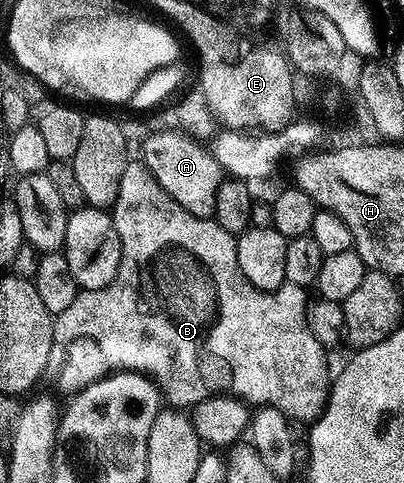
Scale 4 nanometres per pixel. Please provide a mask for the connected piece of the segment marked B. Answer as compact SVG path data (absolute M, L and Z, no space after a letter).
M141 161L127 162L124 177L120 177L120 193L114 202L112 214L116 233L120 233L122 242L122 257L117 277L104 289L79 290L76 301L72 301L72 305L68 305L68 309L64 309L64 313L56 316L54 321L58 379L70 390L70 393L81 391L88 384L95 383L97 379L103 379L105 375L127 369L152 376L161 384L160 389L164 394L165 402L178 409L193 408L194 404L210 399L213 395L236 395L245 399L250 405L275 406L276 409L282 410L290 421L303 419L306 425L313 424L314 420L322 414L322 410L326 407L326 399L330 396L332 371L326 368L327 348L323 347L320 341L316 341L316 337L312 337L312 333L308 329L306 321L307 288L285 282L280 289L275 291L256 289L256 285L252 285L252 281L248 281L248 277L244 277L244 272L240 270L240 261L236 261L237 238L229 235L214 218L196 217L192 213L188 213L188 209L184 209L184 205L172 201L172 197L168 197L168 193L164 193L160 181L156 181L156 177L152 177L146 164Z

